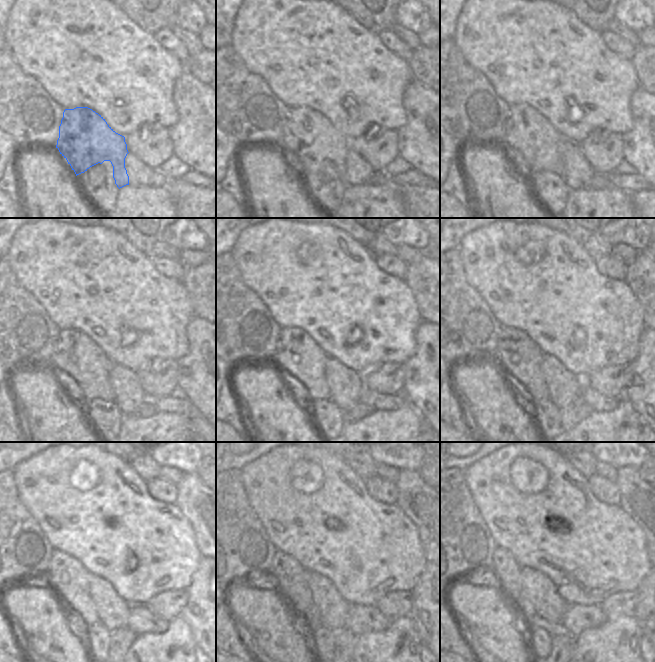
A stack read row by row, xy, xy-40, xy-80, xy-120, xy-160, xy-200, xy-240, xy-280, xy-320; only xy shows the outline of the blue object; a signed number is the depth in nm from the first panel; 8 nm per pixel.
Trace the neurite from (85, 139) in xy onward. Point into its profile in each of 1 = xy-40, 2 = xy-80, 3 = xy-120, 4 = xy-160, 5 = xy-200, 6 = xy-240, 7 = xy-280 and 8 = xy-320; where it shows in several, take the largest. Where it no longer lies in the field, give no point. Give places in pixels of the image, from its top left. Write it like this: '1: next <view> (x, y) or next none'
1: next xy-40 (309, 138)
2: next xy-80 (529, 135)
3: next xy-120 (76, 355)
4: next xy-160 (298, 354)
5: next xy-200 (521, 358)
6: next xy-240 (68, 577)
7: next xy-280 (290, 576)
8: next xy-320 (507, 571)

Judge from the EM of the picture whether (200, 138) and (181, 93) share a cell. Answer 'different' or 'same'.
same

